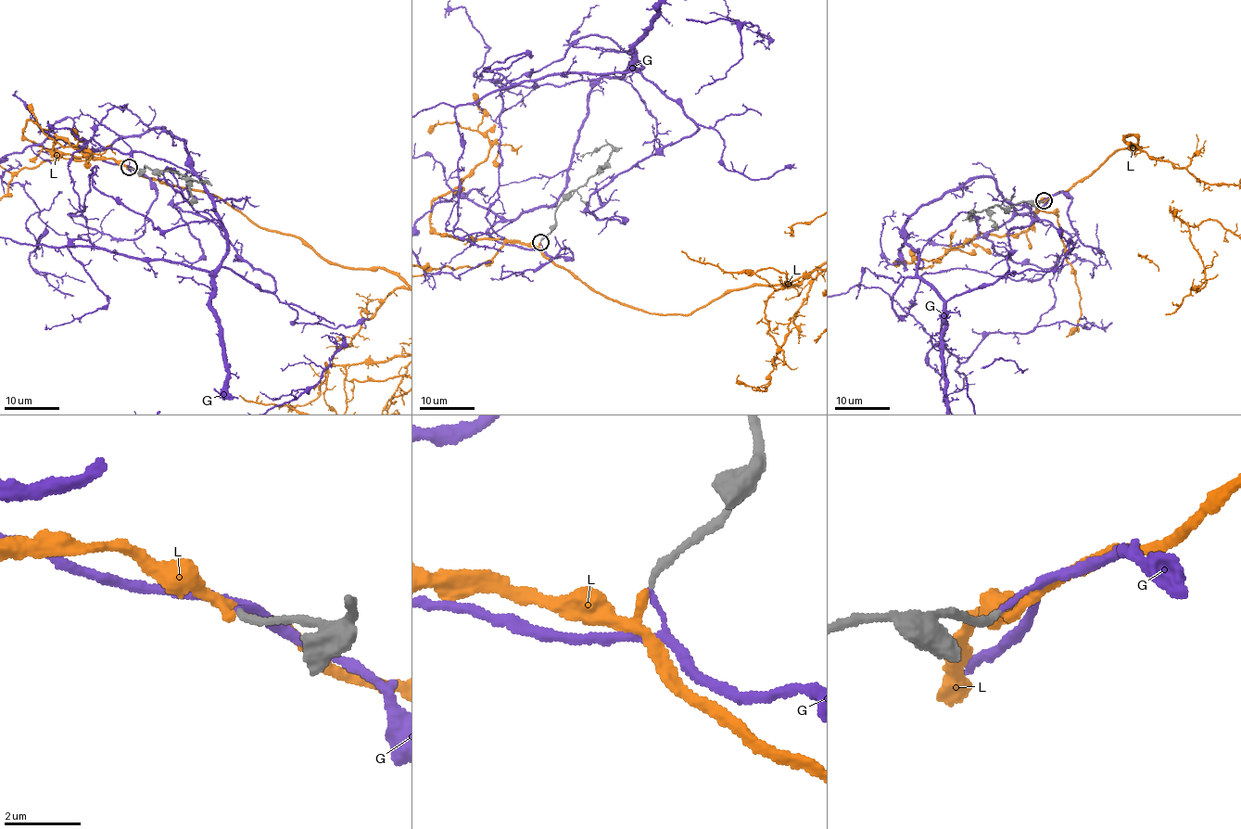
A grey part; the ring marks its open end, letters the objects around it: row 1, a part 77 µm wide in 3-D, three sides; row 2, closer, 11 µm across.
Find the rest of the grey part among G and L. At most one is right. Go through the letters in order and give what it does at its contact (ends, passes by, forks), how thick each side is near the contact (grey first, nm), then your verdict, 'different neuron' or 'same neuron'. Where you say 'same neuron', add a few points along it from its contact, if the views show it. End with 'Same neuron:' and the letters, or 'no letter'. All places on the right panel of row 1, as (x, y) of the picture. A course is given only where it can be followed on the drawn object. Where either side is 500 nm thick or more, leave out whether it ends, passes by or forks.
G: it ends | 200/120 nm | different neuron
L: it passes by | 200/150 nm | same neuron
Same neuron: L

